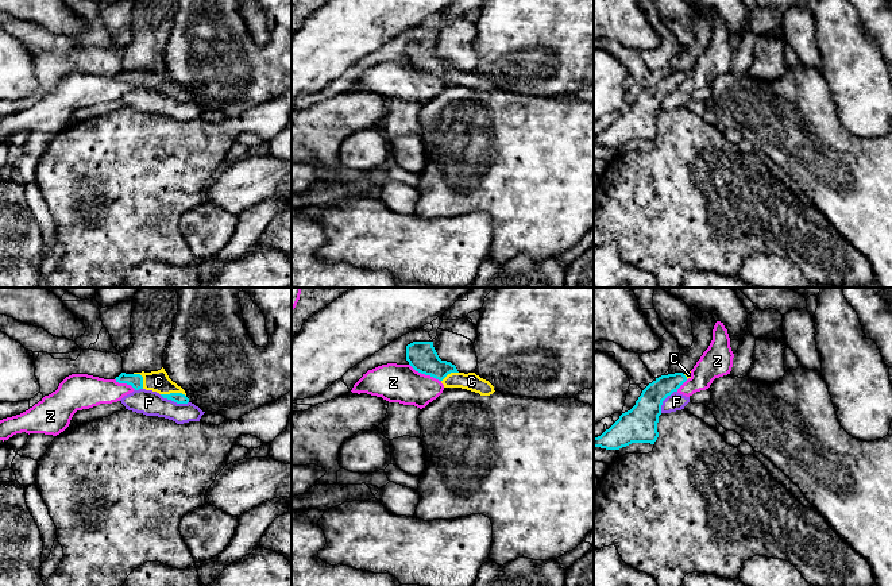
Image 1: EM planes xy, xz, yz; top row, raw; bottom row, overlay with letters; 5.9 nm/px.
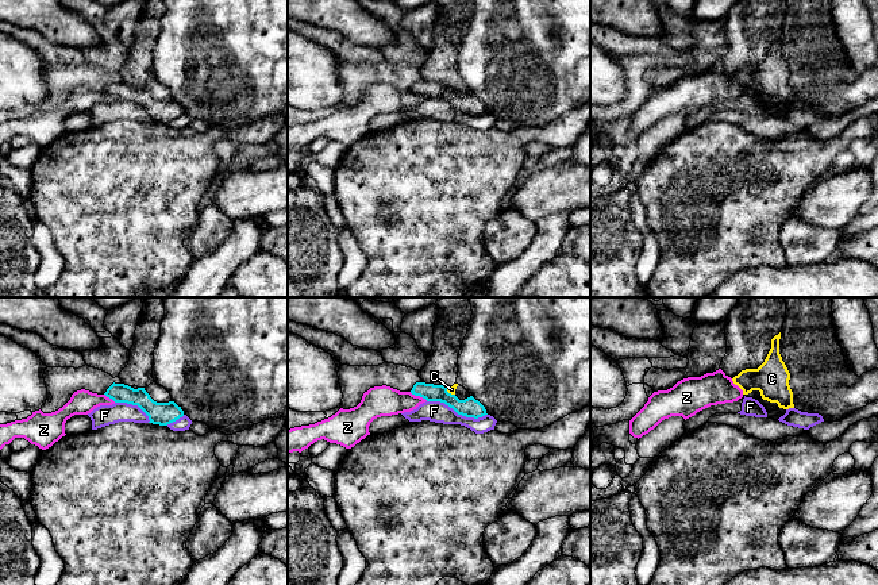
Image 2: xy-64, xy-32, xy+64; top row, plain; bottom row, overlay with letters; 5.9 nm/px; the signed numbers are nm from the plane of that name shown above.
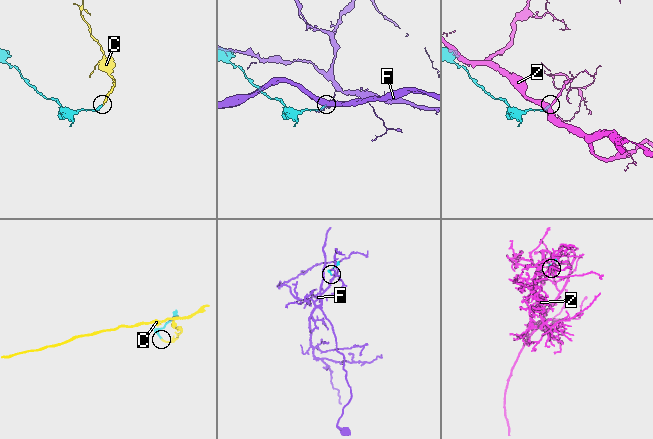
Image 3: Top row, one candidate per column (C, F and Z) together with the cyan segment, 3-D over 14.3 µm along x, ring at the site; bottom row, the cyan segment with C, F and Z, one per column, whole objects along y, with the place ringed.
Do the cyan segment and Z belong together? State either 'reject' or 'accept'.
reject

